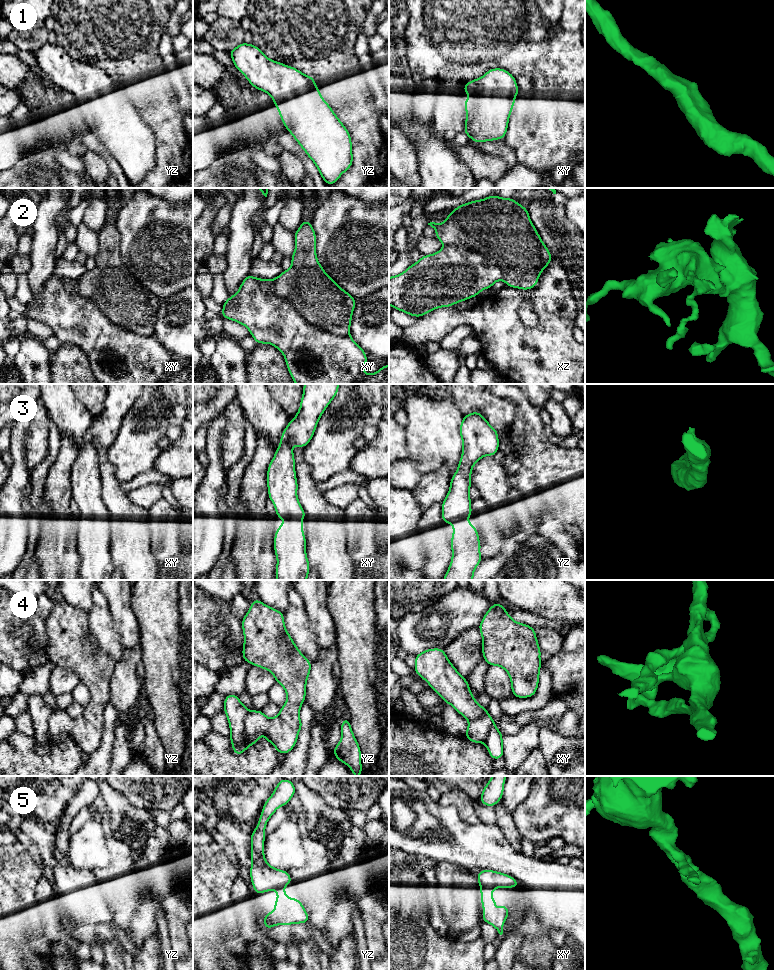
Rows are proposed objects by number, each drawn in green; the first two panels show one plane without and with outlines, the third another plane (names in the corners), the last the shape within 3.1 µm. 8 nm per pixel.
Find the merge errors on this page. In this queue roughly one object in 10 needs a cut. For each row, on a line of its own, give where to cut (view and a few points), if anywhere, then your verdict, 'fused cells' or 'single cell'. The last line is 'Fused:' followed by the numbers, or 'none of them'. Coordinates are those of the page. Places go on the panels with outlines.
1: no cut; single cell
2: no cut; single cell
3: no cut; single cell
4: cut in yz along (248, 711), (245, 717), (244, 733), (254, 743); fused cells
5: no cut; single cell
Fused: 4

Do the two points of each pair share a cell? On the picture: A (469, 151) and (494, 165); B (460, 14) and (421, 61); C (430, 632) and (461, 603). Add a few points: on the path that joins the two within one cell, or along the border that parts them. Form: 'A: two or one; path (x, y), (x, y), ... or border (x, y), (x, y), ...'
A: one; path (475, 157), (483, 165), (488, 165)
B: one; path (454, 26), (433, 49)
C: one; path (438, 626), (453, 611)

